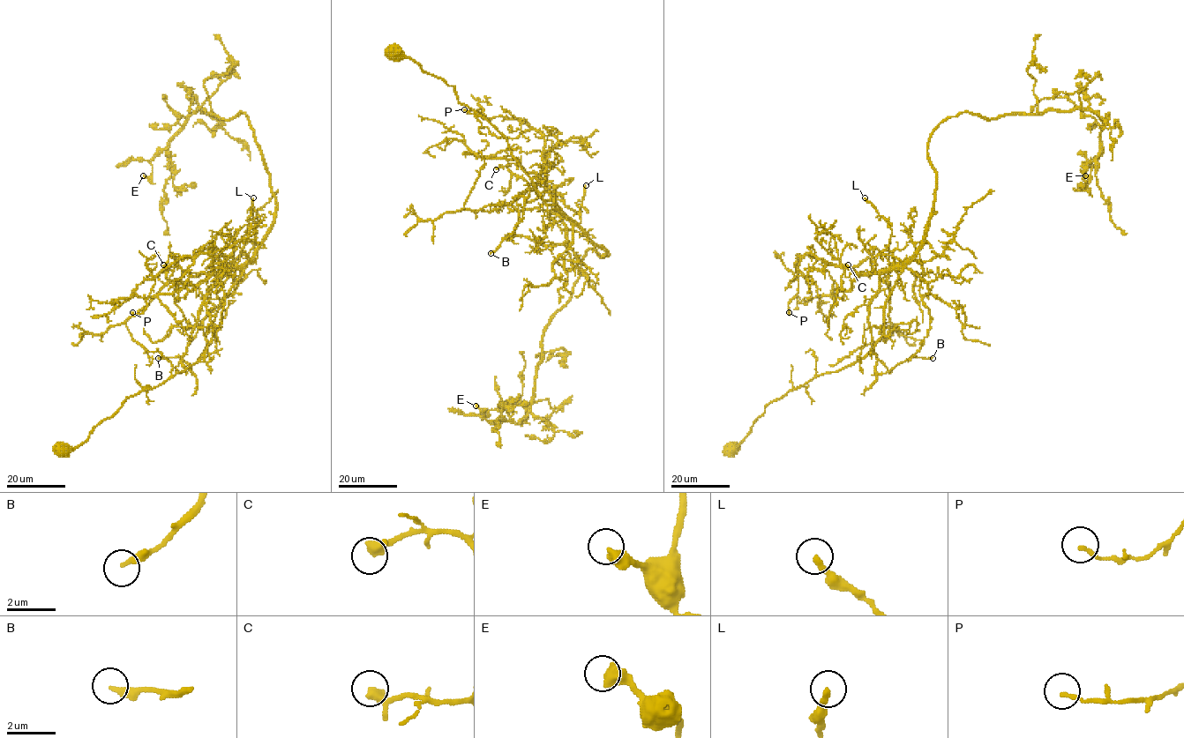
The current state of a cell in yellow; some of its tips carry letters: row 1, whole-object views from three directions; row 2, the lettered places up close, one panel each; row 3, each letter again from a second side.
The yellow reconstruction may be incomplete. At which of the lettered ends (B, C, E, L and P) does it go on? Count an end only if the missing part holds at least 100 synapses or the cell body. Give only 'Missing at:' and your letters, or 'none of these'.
Missing at: none of these

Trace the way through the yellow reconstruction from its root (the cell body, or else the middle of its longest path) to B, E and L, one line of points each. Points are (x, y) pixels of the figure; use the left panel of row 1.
B: (60, 450), (199, 359), (242, 269), (222, 273), (202, 303), (182, 361), (192, 374), (179, 357), (158, 358)
E: (60, 450), (201, 357), (273, 219), (270, 174), (243, 112), (221, 119), (197, 108), (143, 175)
L: (60, 450), (77, 448), (126, 398), (201, 357), (243, 272), (219, 264), (247, 232), (253, 197)

